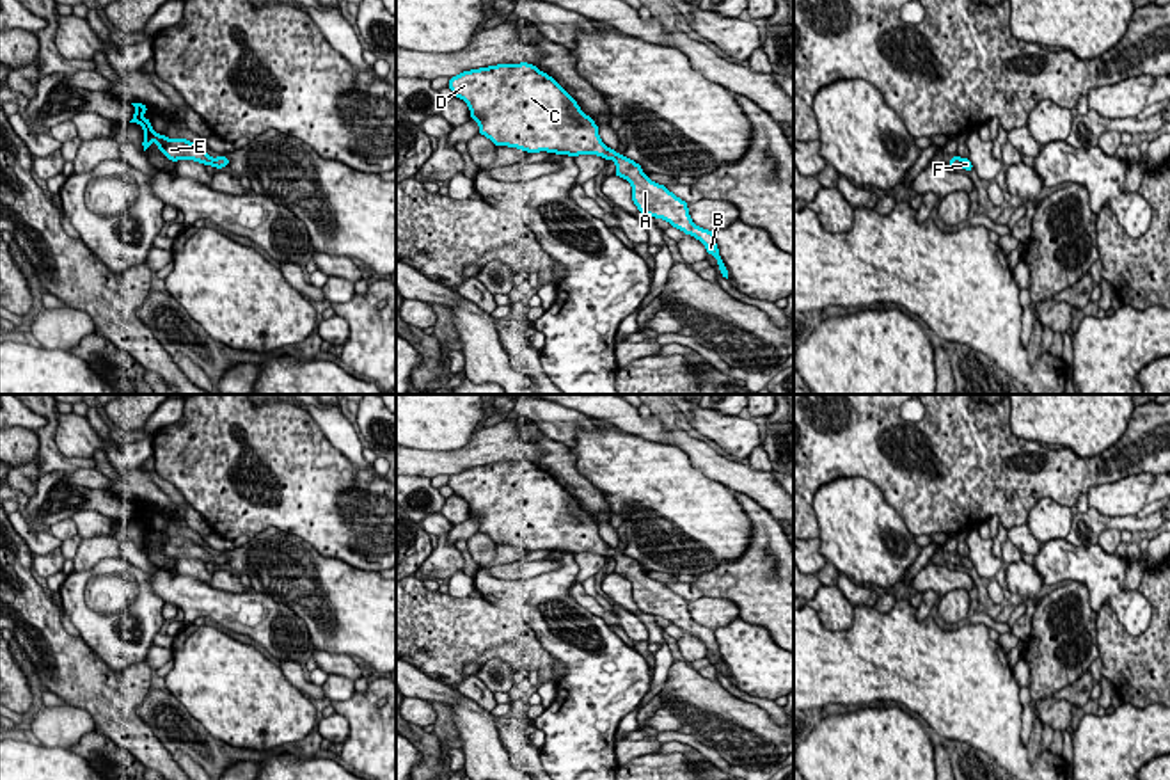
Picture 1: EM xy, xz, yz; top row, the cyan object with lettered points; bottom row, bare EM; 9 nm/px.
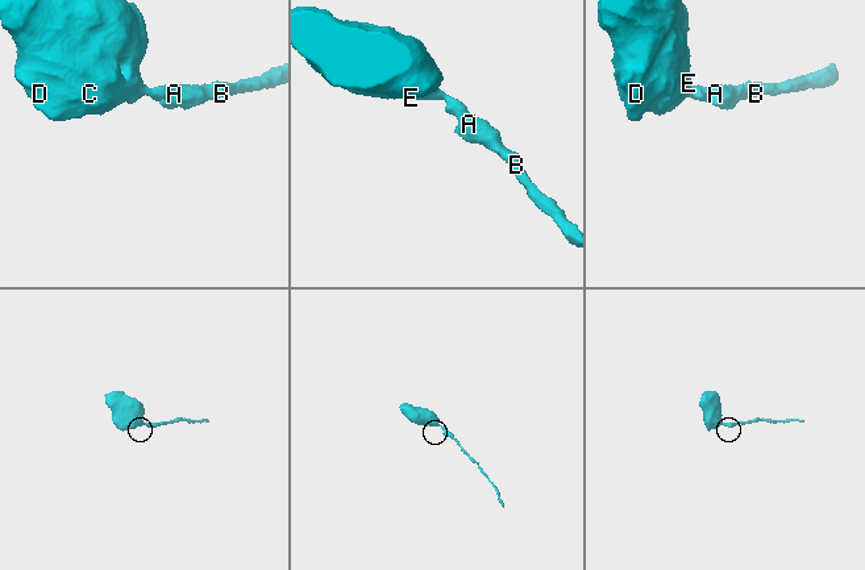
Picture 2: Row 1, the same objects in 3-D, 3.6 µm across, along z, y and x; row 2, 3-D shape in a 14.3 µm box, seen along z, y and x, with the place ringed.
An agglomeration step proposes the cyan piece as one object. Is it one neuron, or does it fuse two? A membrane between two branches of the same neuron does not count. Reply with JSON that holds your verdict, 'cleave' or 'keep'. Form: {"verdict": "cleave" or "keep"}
{"verdict": "keep"}

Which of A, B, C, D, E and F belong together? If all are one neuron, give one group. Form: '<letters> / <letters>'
A B C D E F

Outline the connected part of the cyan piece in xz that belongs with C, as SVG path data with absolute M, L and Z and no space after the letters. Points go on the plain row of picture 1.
M527 460L497 462L451 474L447 485L469 503L470 517L479 522L478 531L497 545L568 554L597 553L613 558L614 572L632 583L637 608L664 617L700 638L717 657L723 675L730 679L714 629L696 624L689 615L689 602L664 583L648 577L639 561L607 545L598 535L597 521L552 474Z

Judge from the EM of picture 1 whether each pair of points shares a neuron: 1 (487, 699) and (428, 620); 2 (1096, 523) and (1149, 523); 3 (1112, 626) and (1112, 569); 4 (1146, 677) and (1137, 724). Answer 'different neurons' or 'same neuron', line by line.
1: different neurons
2: same neuron
3: different neurons
4: different neurons

